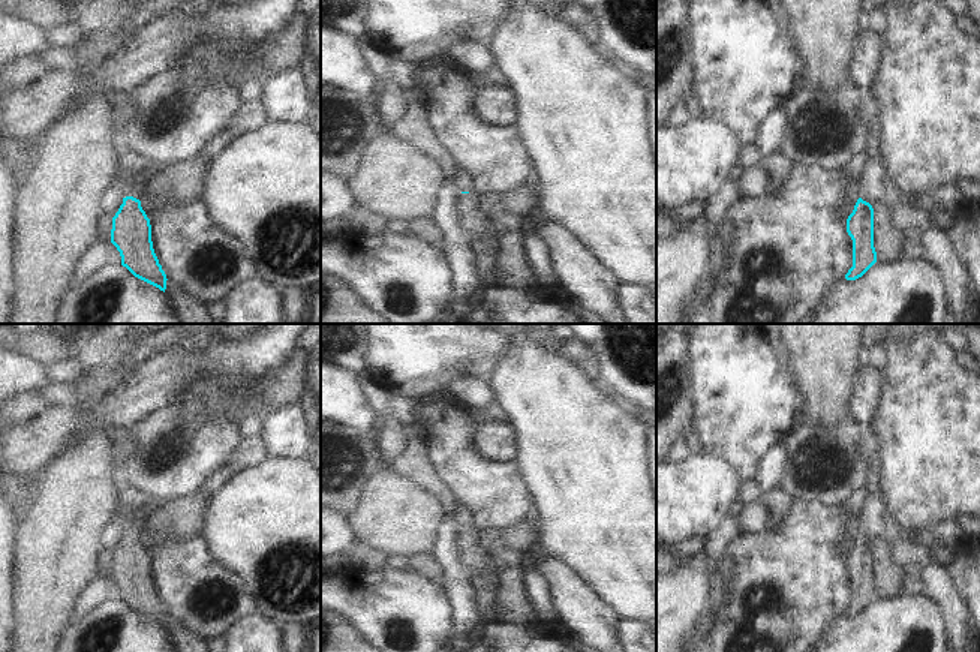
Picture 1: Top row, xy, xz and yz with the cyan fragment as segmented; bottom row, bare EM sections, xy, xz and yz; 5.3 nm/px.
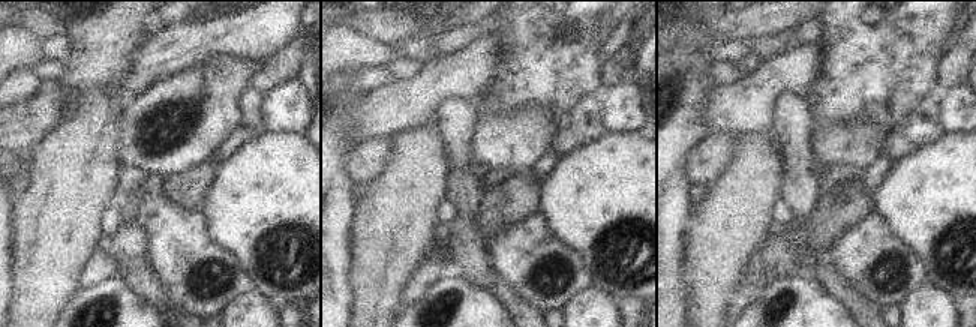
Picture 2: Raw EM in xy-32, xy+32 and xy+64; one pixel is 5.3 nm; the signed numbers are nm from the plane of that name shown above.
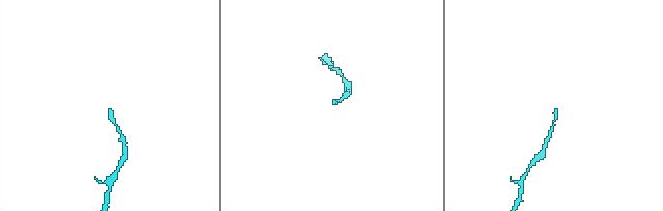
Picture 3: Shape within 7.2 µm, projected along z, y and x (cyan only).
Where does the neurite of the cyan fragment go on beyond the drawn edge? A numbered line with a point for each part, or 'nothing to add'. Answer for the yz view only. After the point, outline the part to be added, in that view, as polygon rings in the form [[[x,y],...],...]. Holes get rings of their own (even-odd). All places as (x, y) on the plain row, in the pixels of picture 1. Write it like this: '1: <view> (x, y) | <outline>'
1: yz (877, 522) | [[[874,424],[865,429],[862,451],[871,466],[868,475],[871,496],[865,502],[859,517],[860,534],[871,541],[878,541],[881,546],[892,546],[901,540],[902,529],[883,499],[880,480],[881,463],[878,460],[881,444]]]

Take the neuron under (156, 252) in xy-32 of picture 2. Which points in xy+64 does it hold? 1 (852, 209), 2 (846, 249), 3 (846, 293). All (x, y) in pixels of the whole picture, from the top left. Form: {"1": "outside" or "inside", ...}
{"1": "outside", "2": "inside", "3": "outside"}

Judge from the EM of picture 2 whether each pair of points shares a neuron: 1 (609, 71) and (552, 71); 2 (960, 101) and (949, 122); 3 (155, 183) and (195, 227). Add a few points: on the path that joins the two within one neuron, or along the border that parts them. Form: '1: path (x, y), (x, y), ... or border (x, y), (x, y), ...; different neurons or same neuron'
1: border (612, 51), (603, 69), (601, 84), (591, 95); different neurons
2: path (960, 105), (960, 111), (954, 117); same neuron
3: path (156, 197), (182, 222); same neuron

